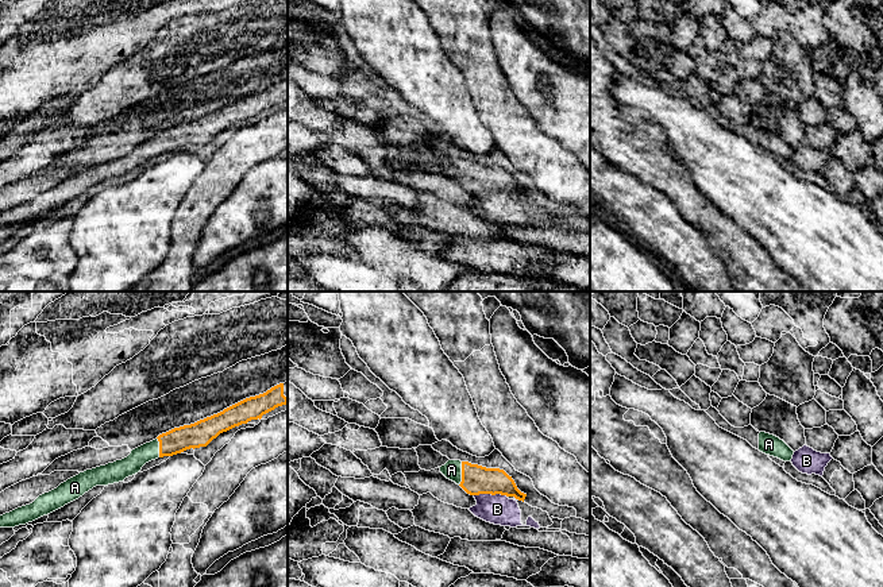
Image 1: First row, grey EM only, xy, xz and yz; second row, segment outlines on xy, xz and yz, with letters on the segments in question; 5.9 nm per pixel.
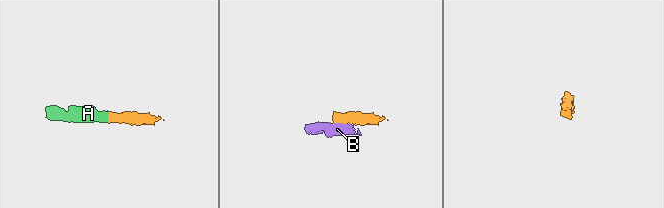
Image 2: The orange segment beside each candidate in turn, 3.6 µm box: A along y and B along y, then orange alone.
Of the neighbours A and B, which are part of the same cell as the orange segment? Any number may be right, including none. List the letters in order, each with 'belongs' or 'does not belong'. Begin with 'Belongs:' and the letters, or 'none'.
Belongs: A
A: belongs
B: does not belong

